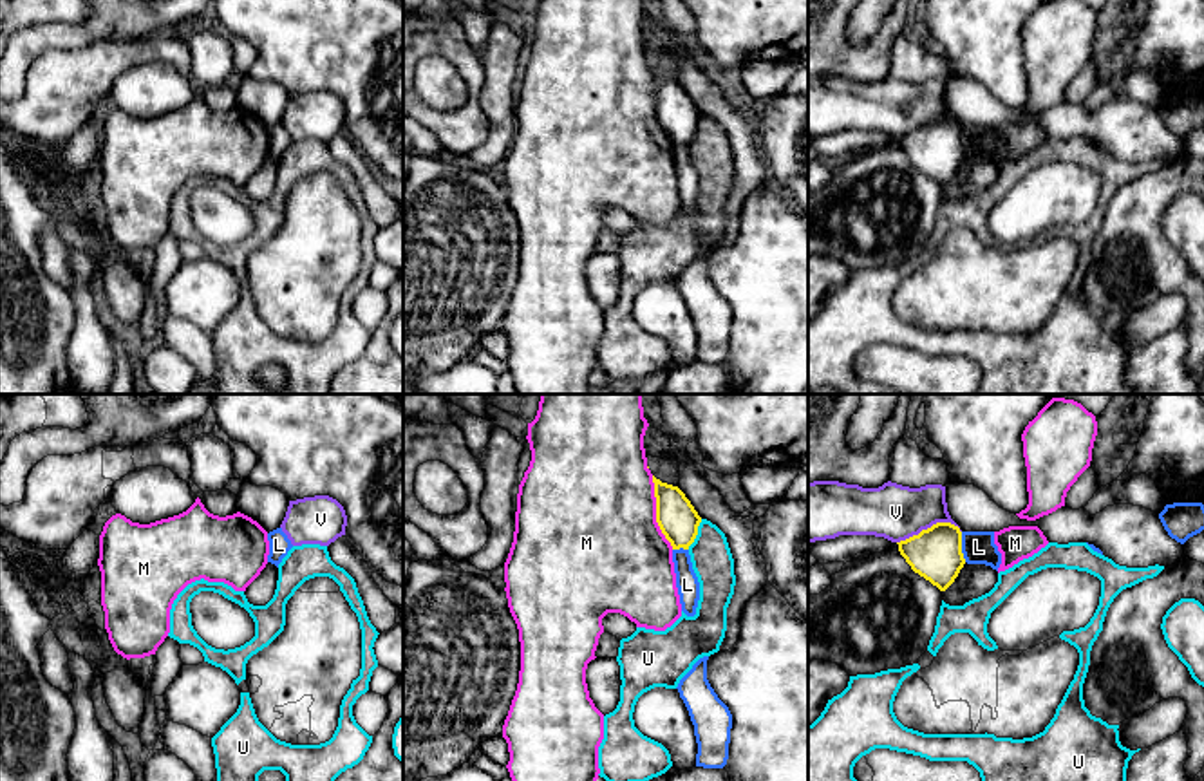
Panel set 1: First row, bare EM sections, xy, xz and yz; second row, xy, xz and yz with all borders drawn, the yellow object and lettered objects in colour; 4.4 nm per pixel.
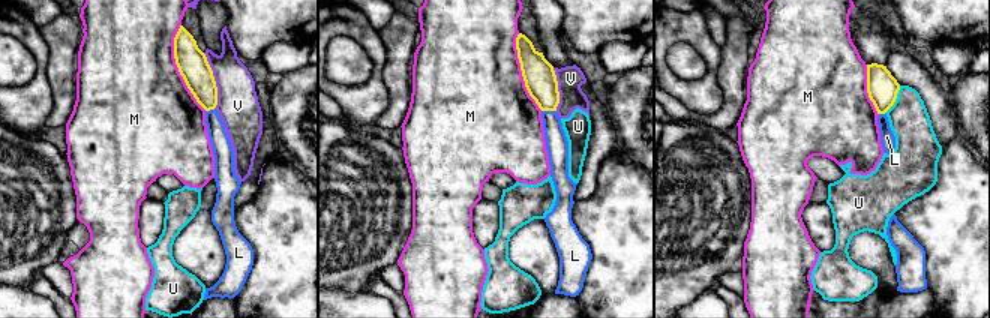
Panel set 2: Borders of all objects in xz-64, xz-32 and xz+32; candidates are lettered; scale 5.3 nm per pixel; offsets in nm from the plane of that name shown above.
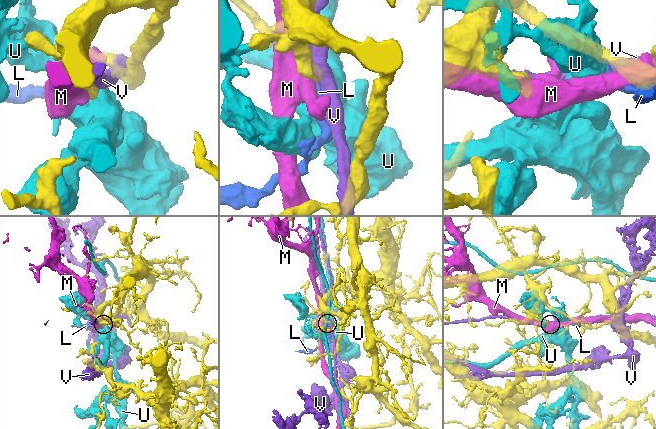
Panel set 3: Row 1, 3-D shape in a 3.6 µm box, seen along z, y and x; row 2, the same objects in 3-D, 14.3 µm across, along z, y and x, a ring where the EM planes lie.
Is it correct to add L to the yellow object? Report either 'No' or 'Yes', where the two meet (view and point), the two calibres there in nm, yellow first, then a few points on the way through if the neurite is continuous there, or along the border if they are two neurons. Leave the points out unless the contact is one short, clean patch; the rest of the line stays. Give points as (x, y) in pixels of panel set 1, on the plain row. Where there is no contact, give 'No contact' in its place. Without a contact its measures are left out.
No. Touches yellow at yz (960, 141). Thickness 240 nm (yellow) against 140 nm. Boundary: yz (960, 127), (960, 147), (966, 156)

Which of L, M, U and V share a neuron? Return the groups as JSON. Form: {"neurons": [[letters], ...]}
{"neurons": [["L"], ["M"], ["U"], ["V"]]}

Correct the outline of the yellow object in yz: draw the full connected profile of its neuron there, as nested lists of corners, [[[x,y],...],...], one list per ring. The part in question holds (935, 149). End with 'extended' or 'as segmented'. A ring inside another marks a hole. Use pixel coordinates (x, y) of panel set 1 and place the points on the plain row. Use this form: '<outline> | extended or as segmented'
[[[936,118],[897,139],[911,165],[940,186],[955,177],[965,159],[962,127],[951,118]]] | as segmented

